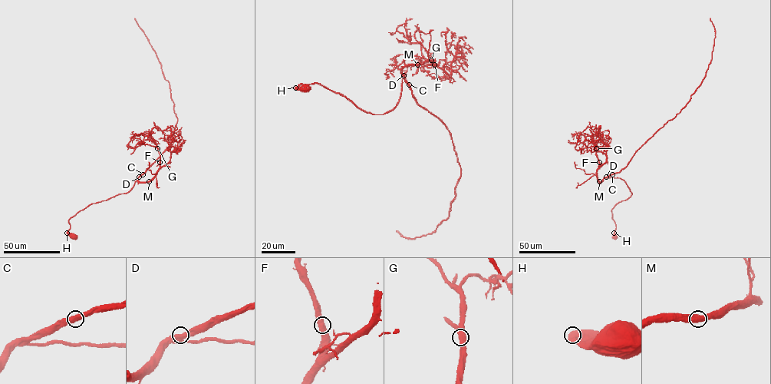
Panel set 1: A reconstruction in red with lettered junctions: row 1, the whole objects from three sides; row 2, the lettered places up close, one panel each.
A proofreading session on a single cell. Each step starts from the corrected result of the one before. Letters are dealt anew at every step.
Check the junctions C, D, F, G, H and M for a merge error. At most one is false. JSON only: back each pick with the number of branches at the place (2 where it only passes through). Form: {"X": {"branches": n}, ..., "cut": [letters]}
{"cut": []}

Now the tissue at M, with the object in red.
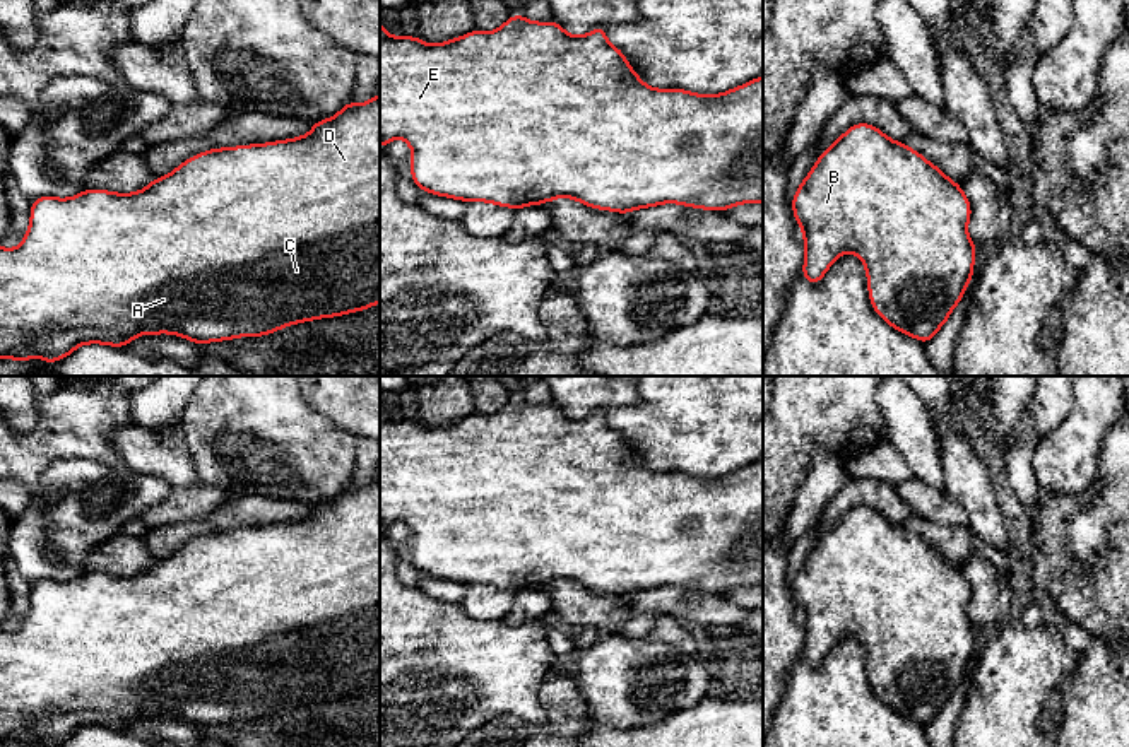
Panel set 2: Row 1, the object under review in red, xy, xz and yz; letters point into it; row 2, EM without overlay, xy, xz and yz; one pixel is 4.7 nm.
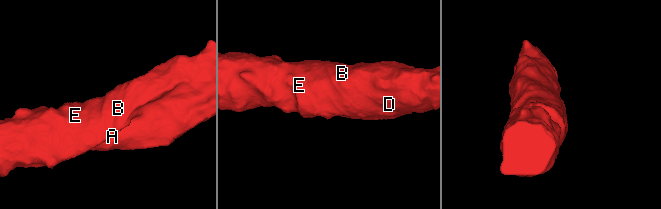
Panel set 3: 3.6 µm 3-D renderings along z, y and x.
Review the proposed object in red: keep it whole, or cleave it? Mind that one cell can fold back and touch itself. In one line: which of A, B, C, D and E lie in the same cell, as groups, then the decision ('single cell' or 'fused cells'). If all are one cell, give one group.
groups A B C D E; single cell

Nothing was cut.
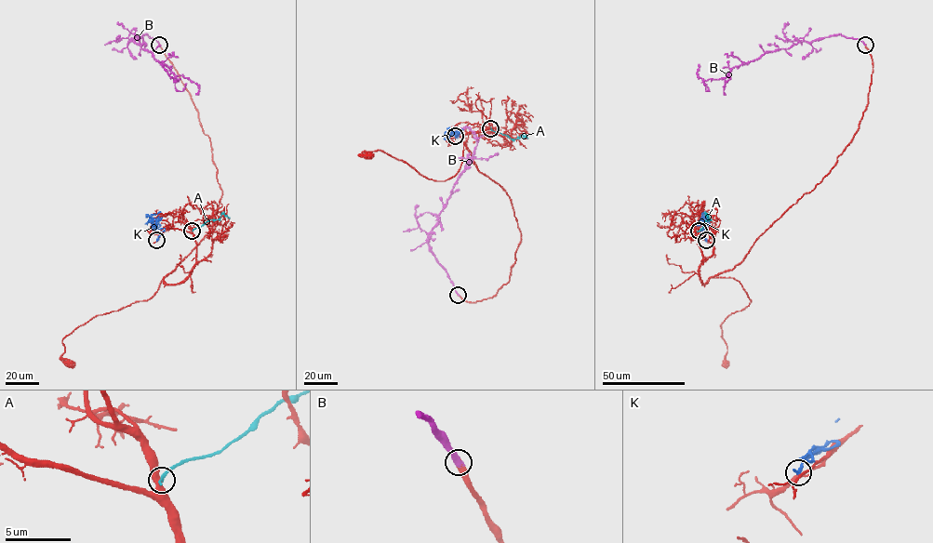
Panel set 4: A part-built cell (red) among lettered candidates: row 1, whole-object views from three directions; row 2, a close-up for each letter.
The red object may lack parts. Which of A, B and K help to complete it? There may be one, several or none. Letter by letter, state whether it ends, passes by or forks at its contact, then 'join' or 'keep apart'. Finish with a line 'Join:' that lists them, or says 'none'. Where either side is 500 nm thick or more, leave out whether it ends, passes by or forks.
A: it ends | keep apart
B: join
K: it ends | keep apart
Join: B

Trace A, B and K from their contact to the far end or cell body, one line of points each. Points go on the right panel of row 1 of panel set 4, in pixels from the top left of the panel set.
A: (699, 231), (710, 219), (705, 214), (709, 218)
B: (865, 45), (840, 34), (799, 41), (736, 66), (724, 78), (704, 80), (708, 91), (704, 83)
K: (706, 240), (704, 233), (699, 231), (708, 225), (706, 227), (702, 219), (702, 212)

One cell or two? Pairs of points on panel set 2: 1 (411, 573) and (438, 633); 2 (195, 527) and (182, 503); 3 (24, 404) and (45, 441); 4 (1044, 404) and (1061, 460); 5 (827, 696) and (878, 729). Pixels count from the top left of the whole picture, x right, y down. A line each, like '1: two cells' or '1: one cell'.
1: two cells
2: one cell
3: two cells
4: two cells
5: one cell

